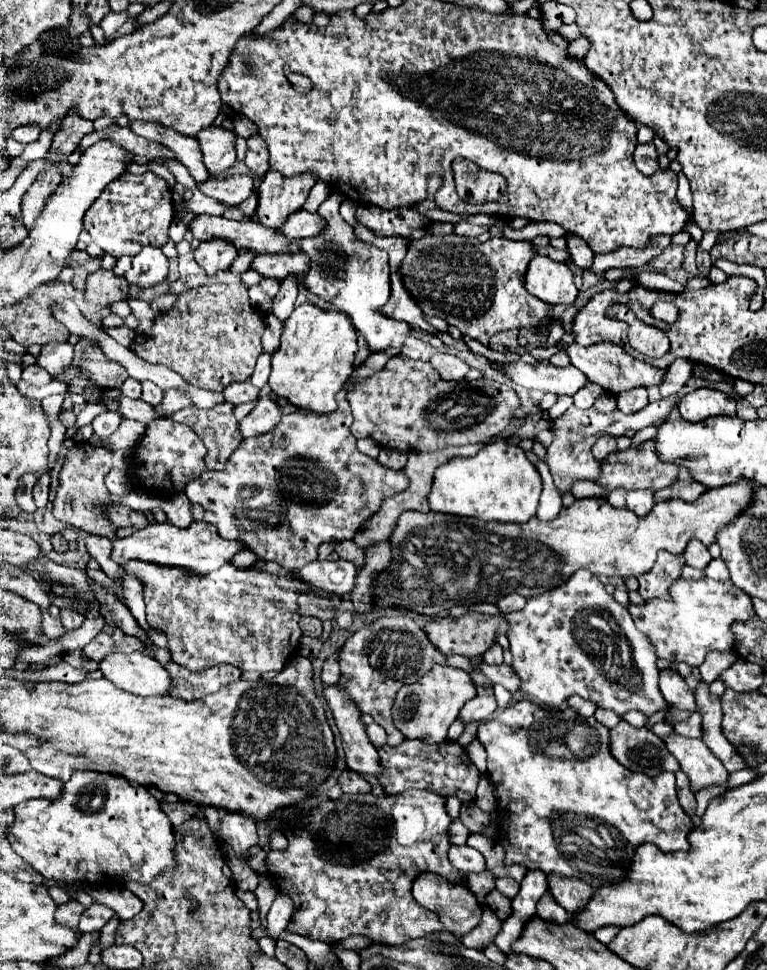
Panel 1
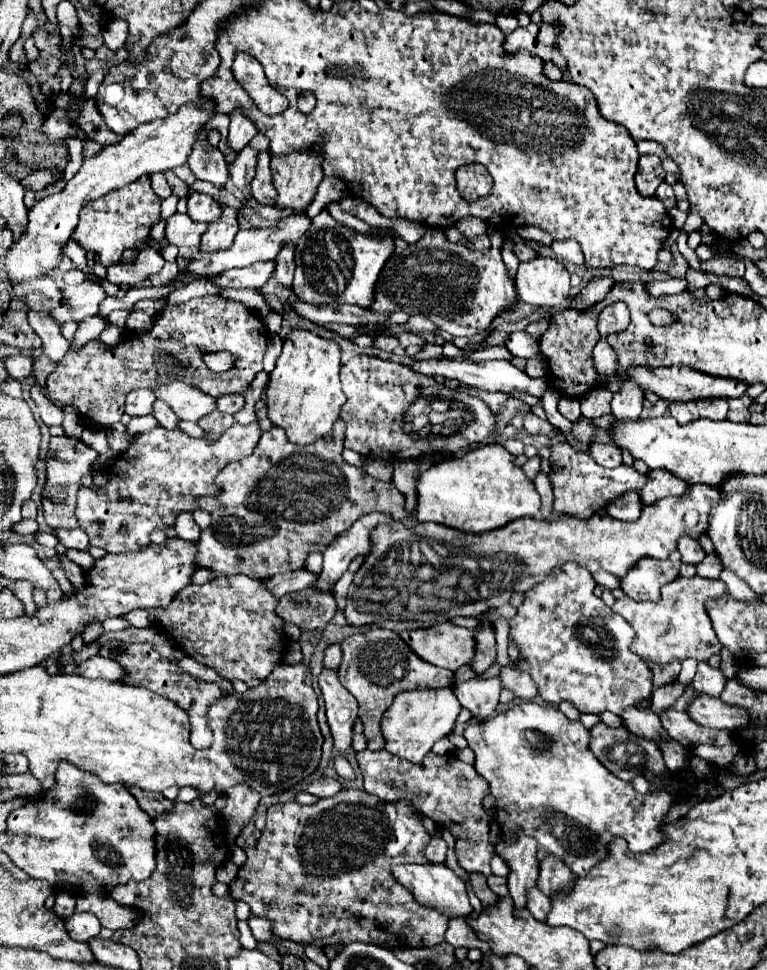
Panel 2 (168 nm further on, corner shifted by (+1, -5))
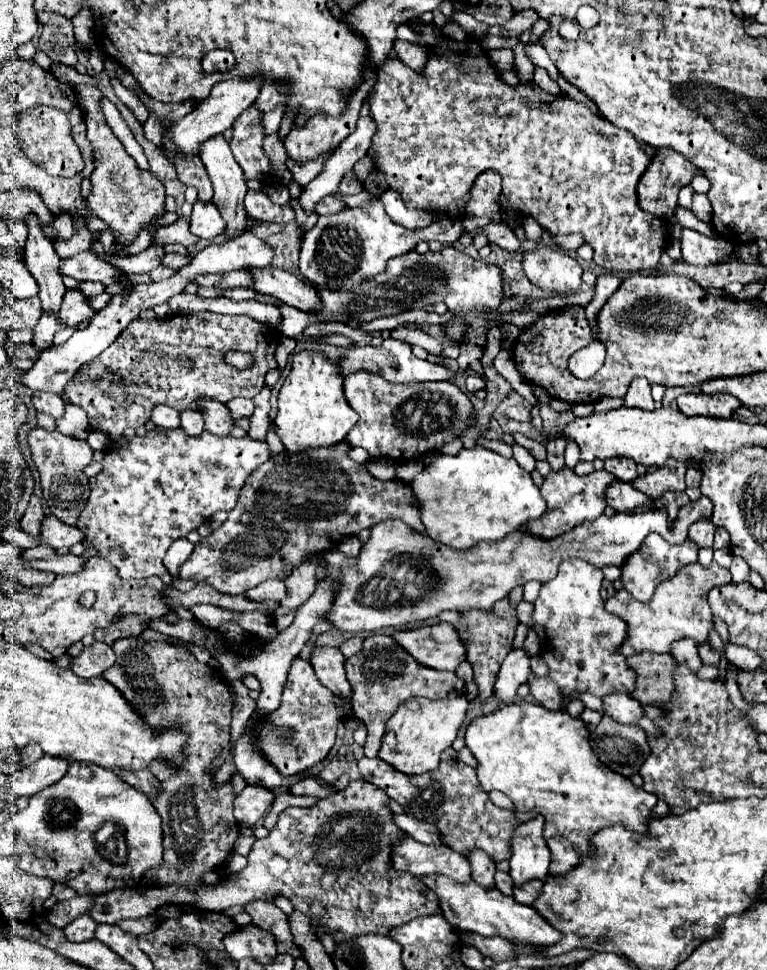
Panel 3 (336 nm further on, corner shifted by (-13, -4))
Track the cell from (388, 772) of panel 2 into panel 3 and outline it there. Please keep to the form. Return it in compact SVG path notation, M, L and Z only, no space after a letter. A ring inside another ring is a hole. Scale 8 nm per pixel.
M362 757L358 761L358 769L364 781L374 783L376 787L384 789L394 801L398 801L404 807L406 815L434 823L442 833L444 843L462 857L468 857L470 851L474 849L482 849L496 863L510 859L510 839L516 829L514 825L518 825L518 821L512 811L496 807L490 801L488 793L480 789L474 767L452 759L442 761L436 771L408 777L406 773L404 775L398 773L398 769L392 769L392 765L380 761L378 757L376 759Z

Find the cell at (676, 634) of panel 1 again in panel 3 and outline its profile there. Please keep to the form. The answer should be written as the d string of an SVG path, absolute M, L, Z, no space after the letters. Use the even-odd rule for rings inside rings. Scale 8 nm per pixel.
M698 561L692 565L686 565L680 569L672 579L664 581L654 597L648 603L636 601L626 589L620 589L614 597L606 601L606 609L610 613L620 615L628 623L628 639L620 647L620 653L626 657L642 653L642 651L654 651L654 653L670 653L672 643L680 639L694 639L698 645L708 643L708 635L714 629L712 611L708 605L708 591L716 585L730 583L730 571L718 567L716 563L702 567Z

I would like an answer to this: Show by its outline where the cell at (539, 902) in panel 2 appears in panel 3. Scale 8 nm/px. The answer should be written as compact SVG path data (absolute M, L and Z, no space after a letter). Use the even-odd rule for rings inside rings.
M528 881L522 887L514 887L514 899L524 903L524 905L534 905L534 901L540 897L544 887L544 881Z

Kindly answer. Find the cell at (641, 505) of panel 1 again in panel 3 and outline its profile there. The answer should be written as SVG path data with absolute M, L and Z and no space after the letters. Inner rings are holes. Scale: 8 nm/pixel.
M614 481L614 485L608 487L606 497L608 497L608 505L622 513L634 513L642 505L652 505L650 497L644 497L644 493L632 489L630 483L622 483L622 481Z

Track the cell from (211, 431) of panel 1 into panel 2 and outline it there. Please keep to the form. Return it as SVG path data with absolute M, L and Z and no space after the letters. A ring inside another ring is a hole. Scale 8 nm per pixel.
M214 410L212 414L208 414L206 418L202 418L198 422L206 432L208 432L208 440L214 440L218 438L218 434L222 434L226 428L224 428L224 420L222 420L222 414L218 410Z

